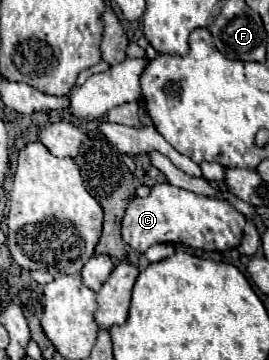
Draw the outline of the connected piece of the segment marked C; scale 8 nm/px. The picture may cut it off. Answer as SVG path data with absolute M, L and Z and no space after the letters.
M156 183L144 199L132 199L122 219L122 239L138 253L156 243L180 243L202 251L228 251L240 245L244 215L228 201L202 197L170 183Z

